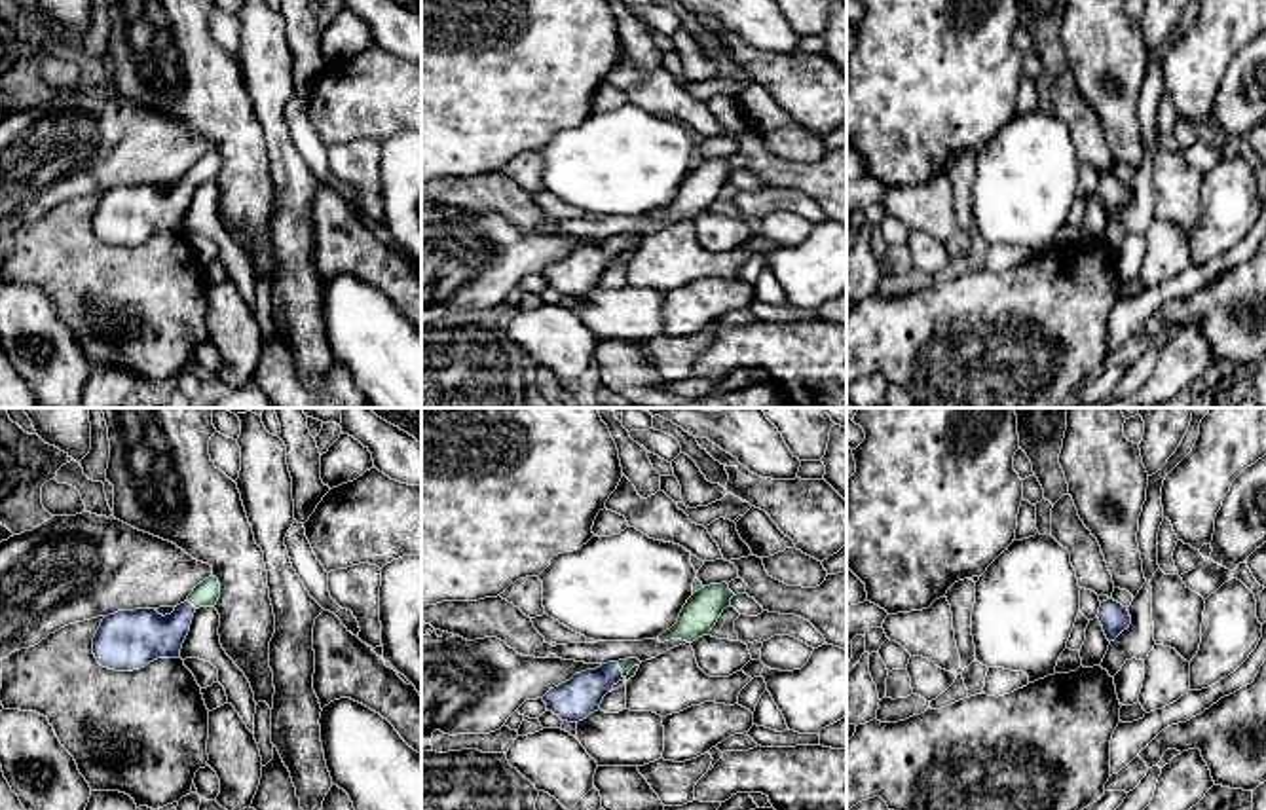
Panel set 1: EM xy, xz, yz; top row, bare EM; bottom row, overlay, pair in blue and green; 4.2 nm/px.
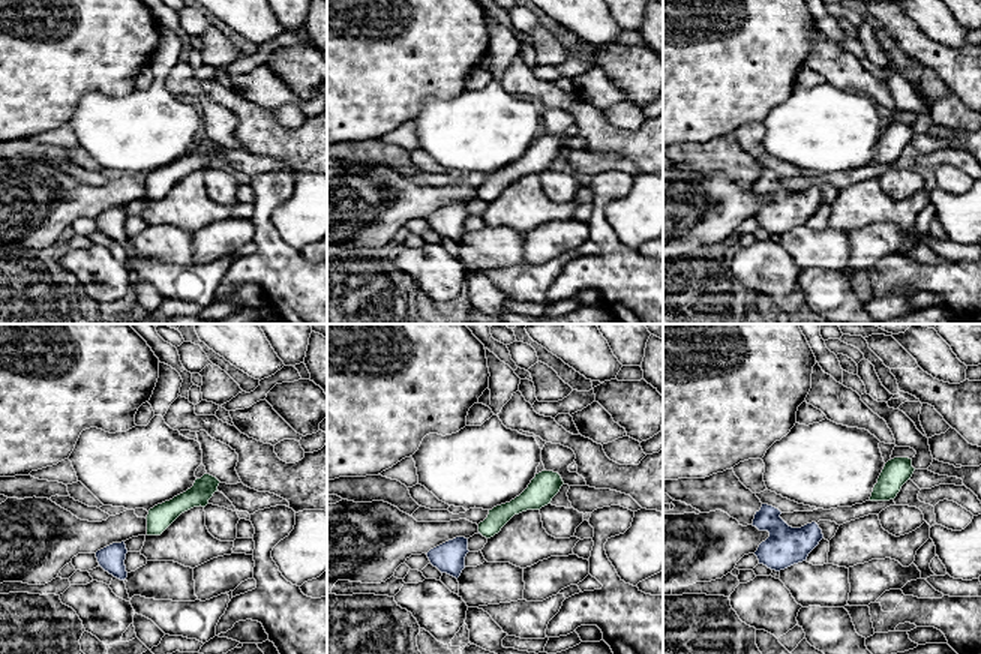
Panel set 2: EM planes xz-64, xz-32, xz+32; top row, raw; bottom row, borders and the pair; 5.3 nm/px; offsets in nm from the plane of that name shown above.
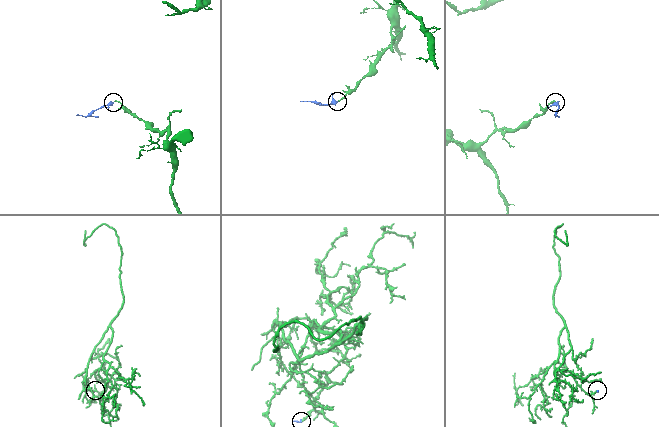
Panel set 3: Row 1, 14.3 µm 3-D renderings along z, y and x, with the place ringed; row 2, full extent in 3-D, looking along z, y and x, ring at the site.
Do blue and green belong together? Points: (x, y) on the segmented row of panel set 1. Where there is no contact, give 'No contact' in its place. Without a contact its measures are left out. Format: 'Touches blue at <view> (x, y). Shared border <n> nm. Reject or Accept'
Touches blue at xz (619, 670). Shared border 80 nm. Accept

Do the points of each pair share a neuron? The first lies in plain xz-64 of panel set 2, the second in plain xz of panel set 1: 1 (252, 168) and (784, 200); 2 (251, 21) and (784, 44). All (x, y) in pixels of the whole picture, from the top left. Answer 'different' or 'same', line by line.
1: same
2: same

